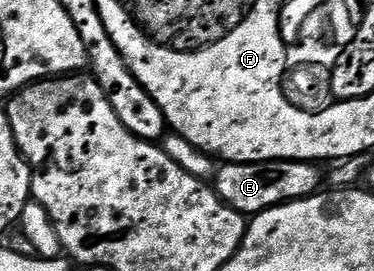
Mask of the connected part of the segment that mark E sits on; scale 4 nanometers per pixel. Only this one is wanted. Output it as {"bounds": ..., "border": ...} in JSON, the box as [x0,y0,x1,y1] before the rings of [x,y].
{"bounds":[213,160,322,217],"border":[[[308,160],[225,163],[214,174],[213,188],[229,207],[246,217],[252,217],[267,208],[316,194],[322,188],[321,171],[318,167],[318,164]]]}

